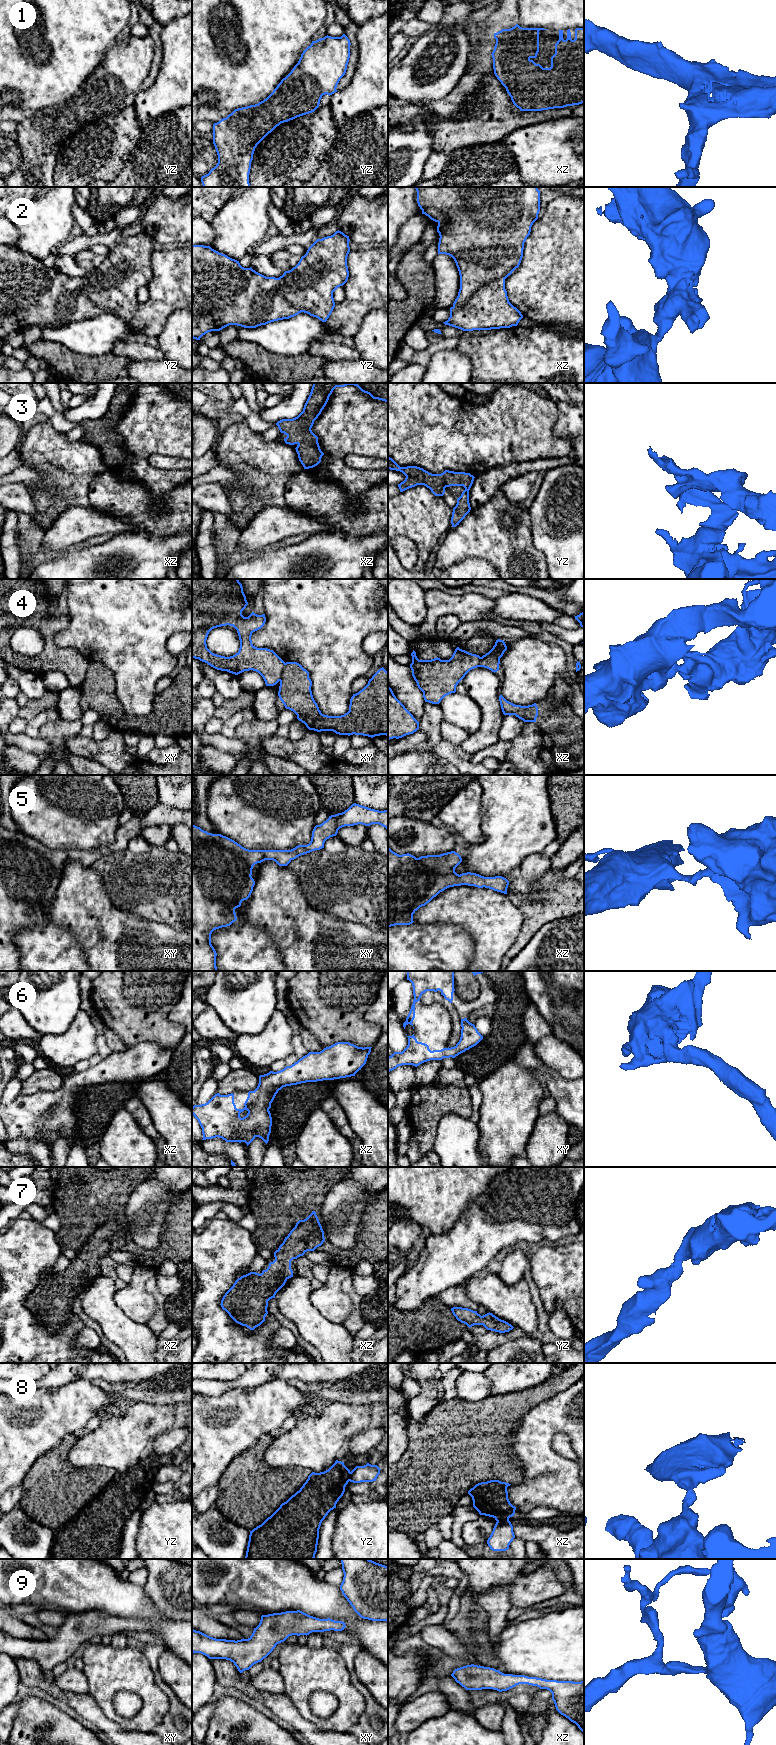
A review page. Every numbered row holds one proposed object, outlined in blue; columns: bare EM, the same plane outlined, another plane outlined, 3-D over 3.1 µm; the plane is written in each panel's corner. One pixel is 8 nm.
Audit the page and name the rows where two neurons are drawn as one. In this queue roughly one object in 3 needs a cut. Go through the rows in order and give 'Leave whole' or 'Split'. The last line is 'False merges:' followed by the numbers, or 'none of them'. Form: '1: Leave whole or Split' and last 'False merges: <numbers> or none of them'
1: Leave whole
2: Leave whole
3: Leave whole
4: Split
5: Leave whole
6: Leave whole
7: Leave whole
8: Split
9: Leave whole
False merges: 4, 8

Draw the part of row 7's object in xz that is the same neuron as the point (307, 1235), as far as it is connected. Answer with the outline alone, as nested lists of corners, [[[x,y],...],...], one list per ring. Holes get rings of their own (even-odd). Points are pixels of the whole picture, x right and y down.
[[[315,1211],[304,1220],[299,1220],[295,1227],[285,1237],[283,1243],[274,1252],[275,1260],[269,1263],[261,1274],[250,1272],[238,1278],[221,1300],[221,1307],[238,1324],[254,1330],[260,1326],[268,1314],[268,1301],[275,1298],[276,1293],[293,1277],[291,1261],[303,1256],[307,1251],[314,1251],[325,1241],[324,1231]]]

